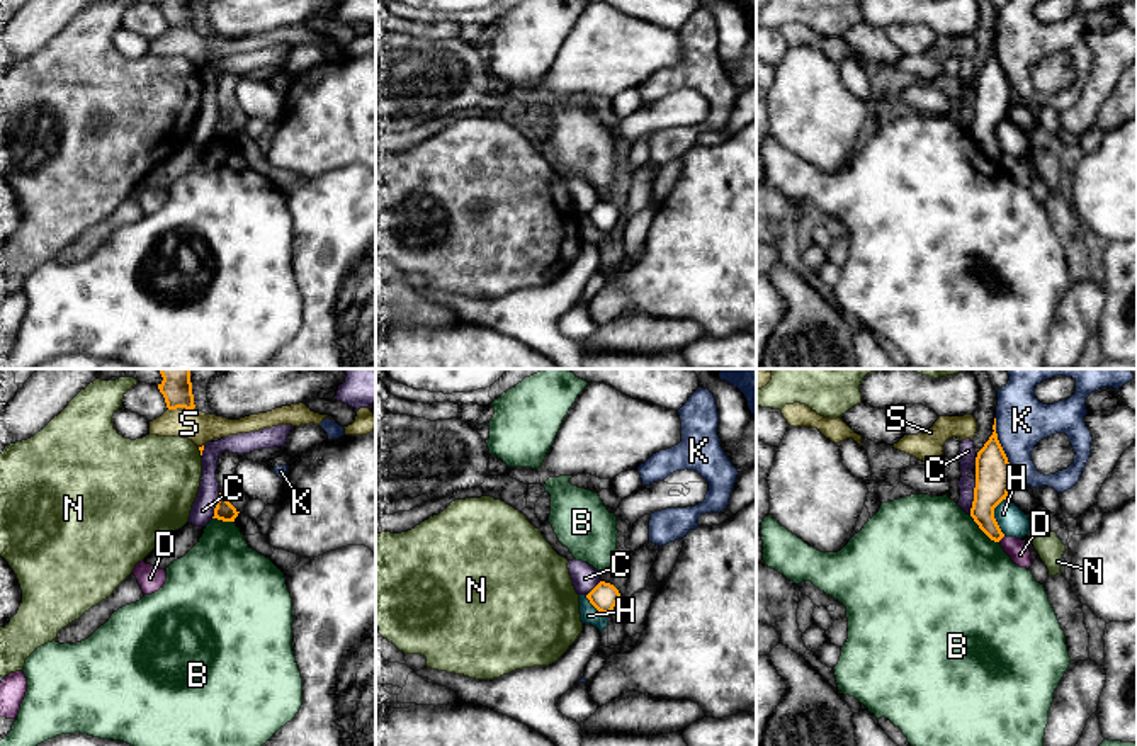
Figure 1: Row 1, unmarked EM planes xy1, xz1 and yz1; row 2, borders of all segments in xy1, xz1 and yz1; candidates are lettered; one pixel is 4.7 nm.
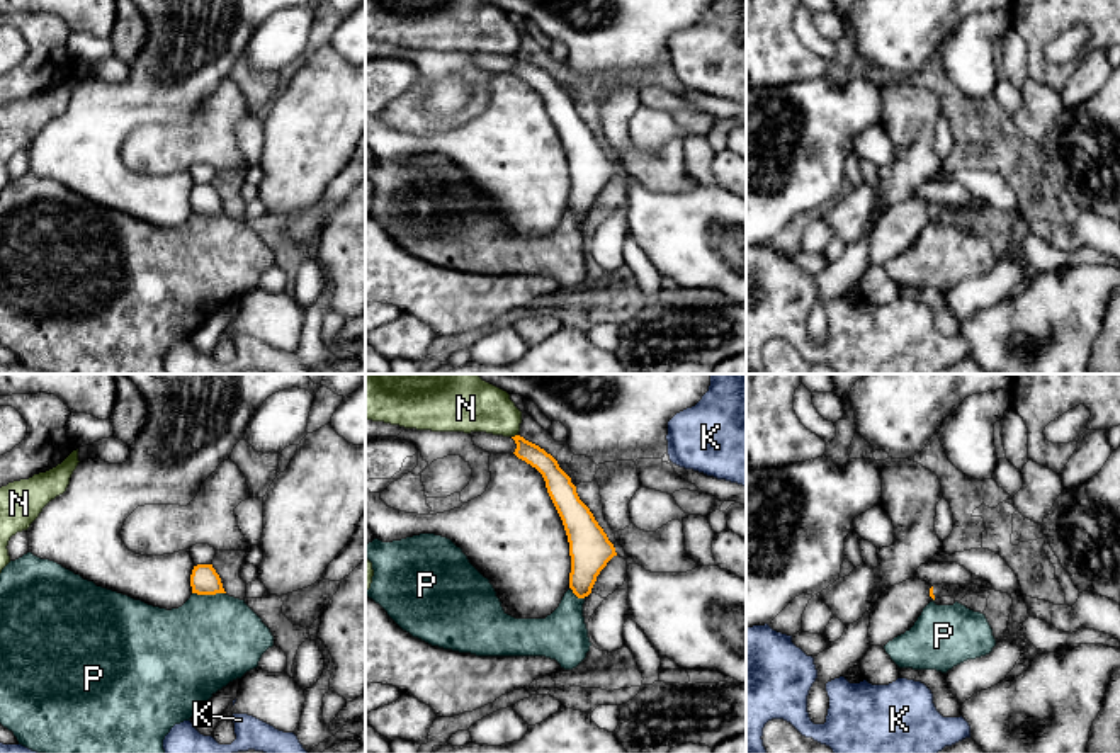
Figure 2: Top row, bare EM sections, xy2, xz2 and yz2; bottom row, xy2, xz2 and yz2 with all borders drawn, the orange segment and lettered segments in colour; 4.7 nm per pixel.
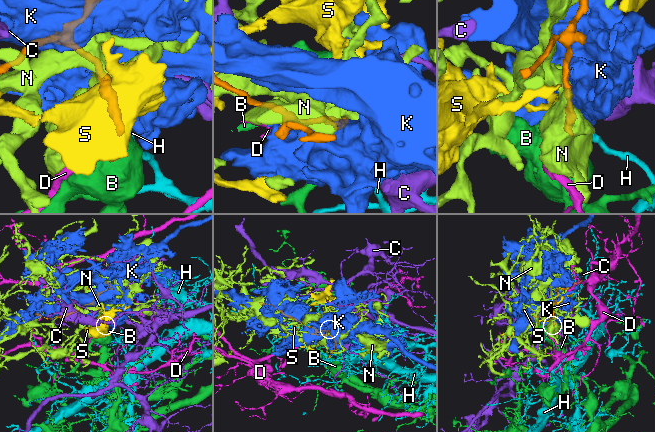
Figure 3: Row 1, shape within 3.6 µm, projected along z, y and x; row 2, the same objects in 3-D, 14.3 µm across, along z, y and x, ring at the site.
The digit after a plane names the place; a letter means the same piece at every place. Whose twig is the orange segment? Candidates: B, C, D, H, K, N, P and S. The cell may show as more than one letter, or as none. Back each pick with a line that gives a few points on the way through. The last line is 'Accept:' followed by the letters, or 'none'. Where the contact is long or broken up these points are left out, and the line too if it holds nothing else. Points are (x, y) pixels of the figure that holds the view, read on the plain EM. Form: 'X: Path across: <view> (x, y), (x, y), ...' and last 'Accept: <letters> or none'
Accept: none

